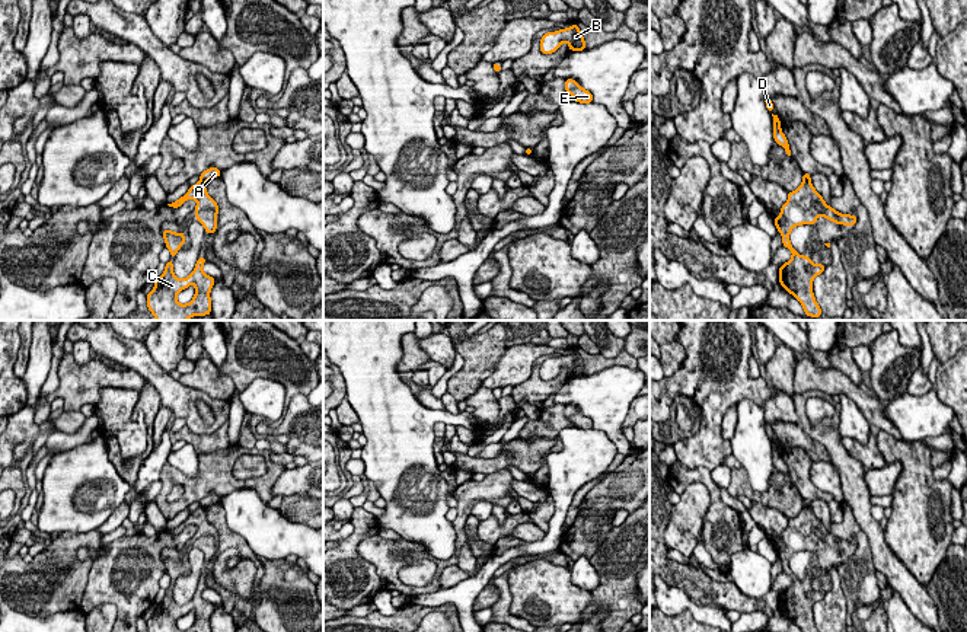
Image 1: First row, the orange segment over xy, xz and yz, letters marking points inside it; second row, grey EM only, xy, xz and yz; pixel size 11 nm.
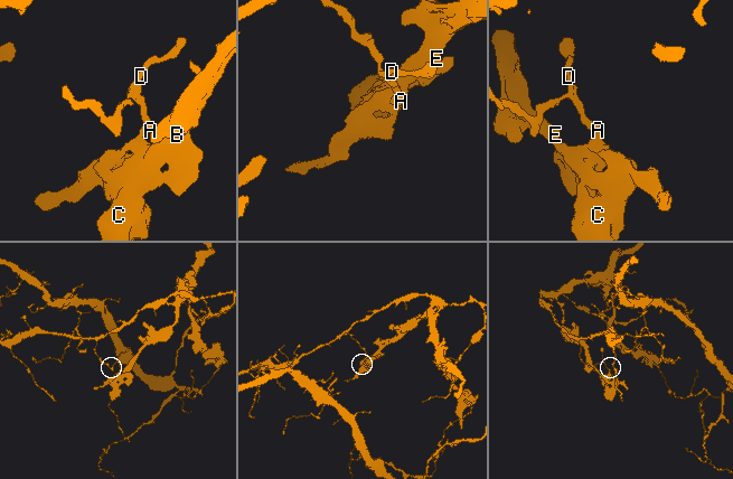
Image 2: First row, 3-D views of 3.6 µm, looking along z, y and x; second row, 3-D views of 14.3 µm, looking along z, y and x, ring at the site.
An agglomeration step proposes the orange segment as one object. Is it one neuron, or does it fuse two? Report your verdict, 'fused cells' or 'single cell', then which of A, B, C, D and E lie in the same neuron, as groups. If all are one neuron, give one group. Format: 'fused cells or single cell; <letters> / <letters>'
fused cells; A D / B C E

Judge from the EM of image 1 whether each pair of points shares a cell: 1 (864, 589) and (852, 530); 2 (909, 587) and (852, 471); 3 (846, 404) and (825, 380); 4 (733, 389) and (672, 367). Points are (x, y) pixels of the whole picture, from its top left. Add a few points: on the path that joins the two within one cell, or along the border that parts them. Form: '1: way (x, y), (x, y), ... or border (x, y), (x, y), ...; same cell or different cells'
1: way (864, 574), (862, 545); same cell
2: way (883, 558), (875, 533), (864, 520), (858, 500); same cell
3: border (838, 393), (845, 393), (864, 417); different cells
4: border (677, 335), (685, 358), (670, 376), (666, 376); different cells

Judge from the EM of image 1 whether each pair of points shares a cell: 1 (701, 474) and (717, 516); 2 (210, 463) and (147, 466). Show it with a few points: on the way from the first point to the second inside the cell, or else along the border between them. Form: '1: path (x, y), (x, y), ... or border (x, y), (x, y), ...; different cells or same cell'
1: path (709, 484), (714, 488), (717, 506); same cell
2: border (166, 460), (159, 479); different cells

